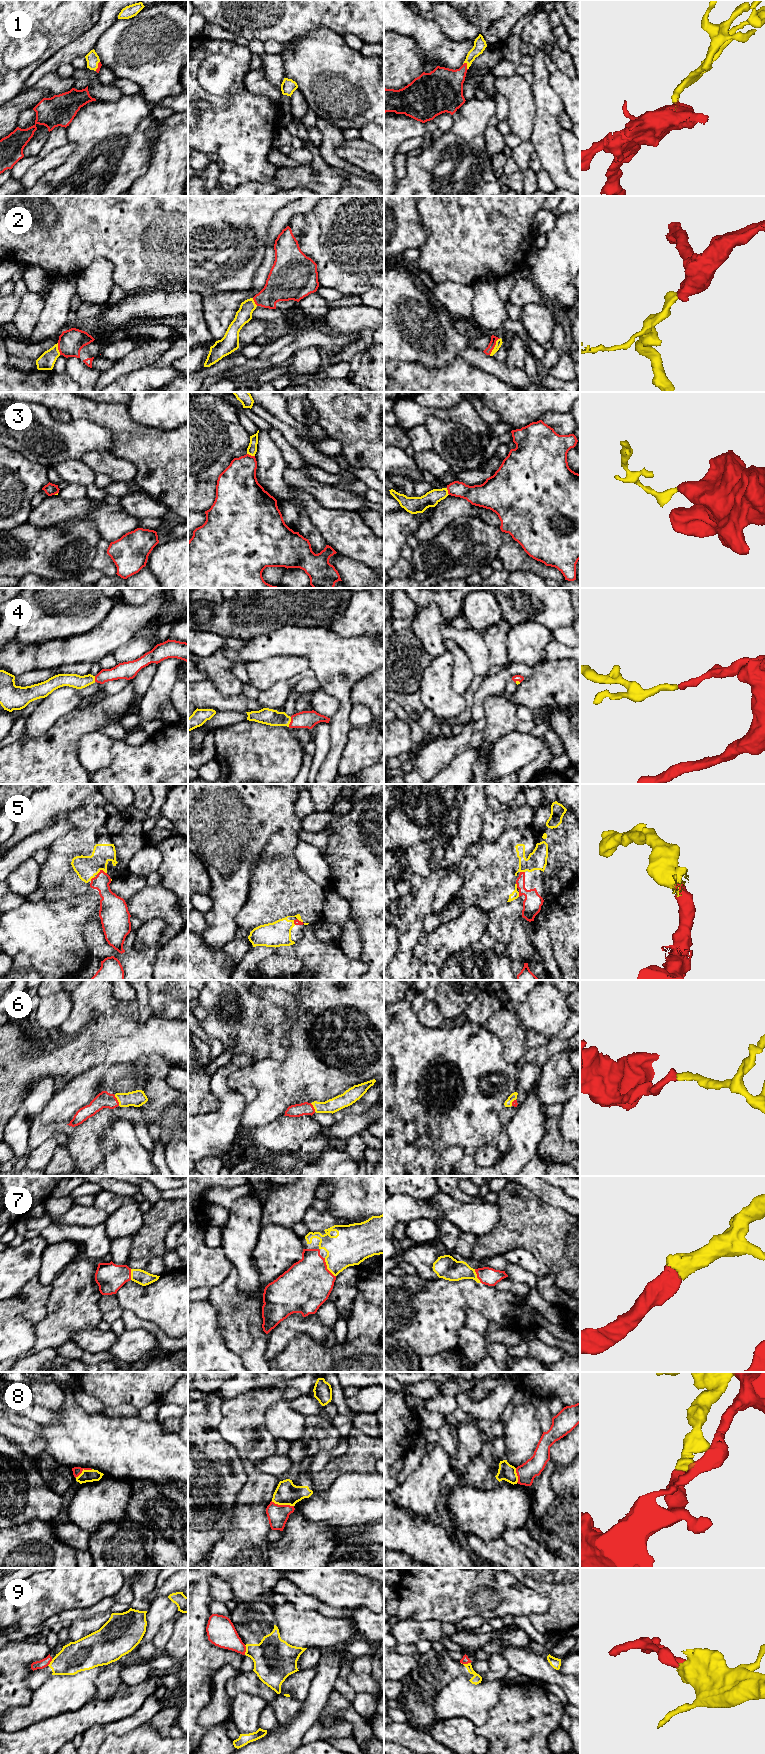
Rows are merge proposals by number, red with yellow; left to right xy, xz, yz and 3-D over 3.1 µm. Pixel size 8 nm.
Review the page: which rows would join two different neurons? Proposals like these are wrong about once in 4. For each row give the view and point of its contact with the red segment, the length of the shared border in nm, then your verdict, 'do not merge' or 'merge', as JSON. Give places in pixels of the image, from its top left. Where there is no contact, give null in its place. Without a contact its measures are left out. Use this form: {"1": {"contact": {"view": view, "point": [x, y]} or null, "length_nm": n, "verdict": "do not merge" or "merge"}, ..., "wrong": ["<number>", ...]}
{"1": {"contact": {"view": "yz", "point": [466, 66]}, "length_nm": 70, "verdict": "merge"}, "2": {"contact": {"view": "yz", "point": [494, 346]}, "length_nm": 160, "verdict": "merge"}, "3": {"contact": {"view": "xz", "point": [250, 455]}, "length_nm": 70, "verdict": "do not merge"}, "4": {"contact": {"view": "xz", "point": [290, 722]}, "length_nm": 80, "verdict": "merge"}, "5": {"contact": {"view": "xy", "point": [101, 870]}, "length_nm": 90, "verdict": "merge"}, "6": {"contact": {"view": "xy", "point": [117, 1100]}, "length_nm": 100, "verdict": "merge"}, "7": {"contact": {"view": "xz", "point": [326, 1267]}, "length_nm": 180, "verdict": "merge"}, "8": {"contact": {"view": "xz", "point": [282, 1505]}, "length_nm": 190, "verdict": "merge"}, "9": {"contact": {"view": "xz", "point": [245, 1650]}, "length_nm": 80, "verdict": "do not merge"}, "wrong": ["3", "9"]}

